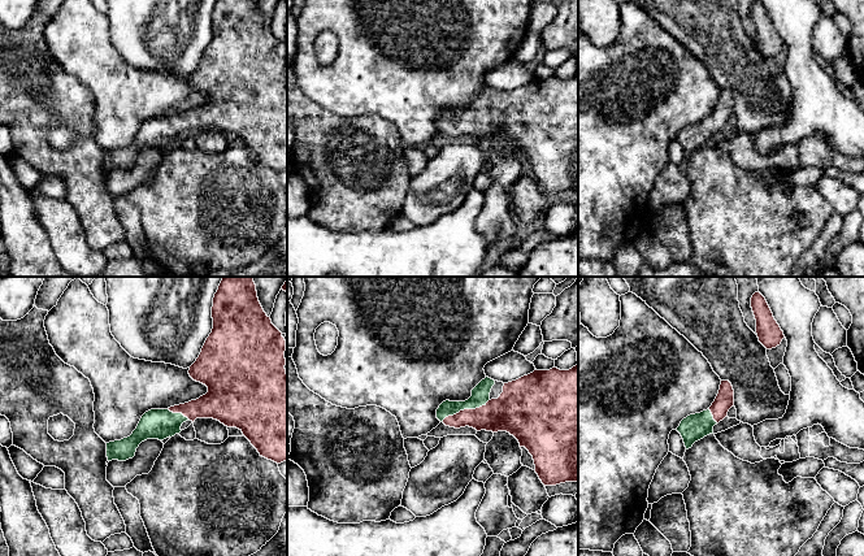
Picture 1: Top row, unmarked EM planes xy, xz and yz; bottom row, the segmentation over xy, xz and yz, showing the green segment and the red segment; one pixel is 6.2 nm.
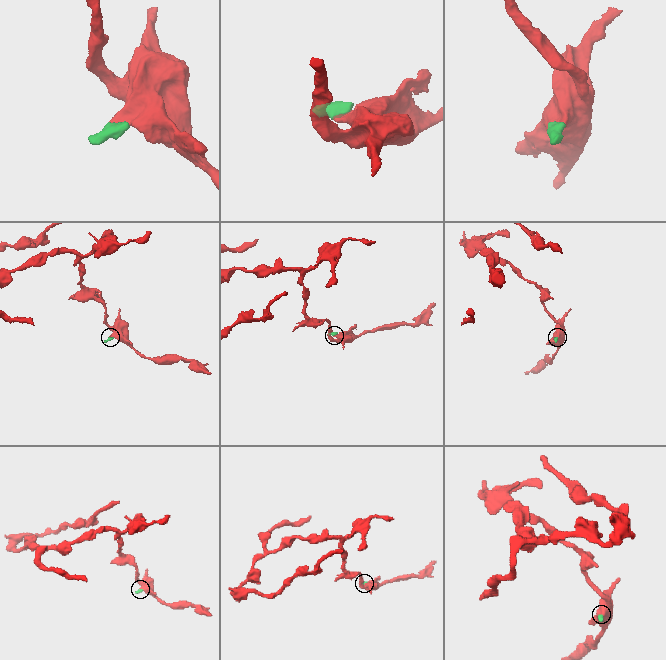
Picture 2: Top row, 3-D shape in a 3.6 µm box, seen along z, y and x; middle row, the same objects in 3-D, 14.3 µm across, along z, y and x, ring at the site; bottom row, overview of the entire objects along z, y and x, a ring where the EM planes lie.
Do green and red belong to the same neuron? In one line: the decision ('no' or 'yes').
yes

